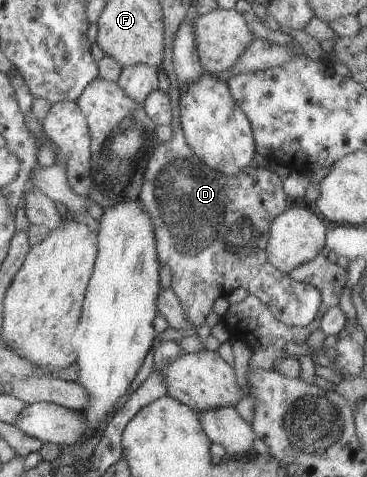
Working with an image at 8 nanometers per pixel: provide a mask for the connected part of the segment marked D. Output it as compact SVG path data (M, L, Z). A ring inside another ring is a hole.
M173 128L172 139L160 142L148 156L138 199L154 226L157 260L171 271L171 290L178 297L185 316L193 327L205 324L206 314L218 297L226 297L237 287L255 295L287 329L298 329L316 317L321 297L311 285L293 280L276 269L266 257L266 244L271 221L290 203L278 176L254 164L237 174L217 172L201 162L186 143L182 128Z

